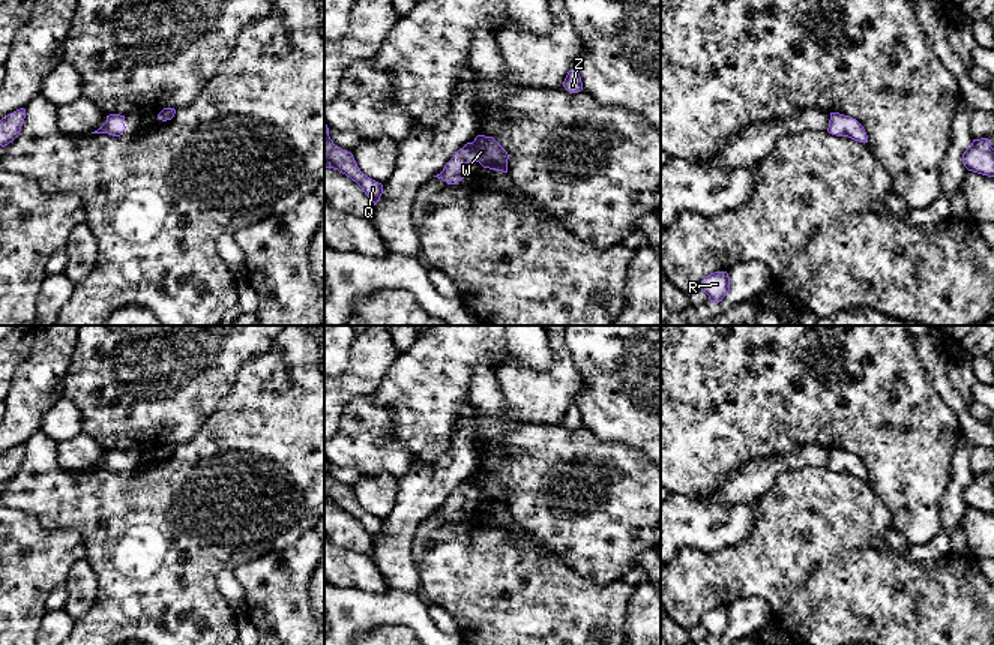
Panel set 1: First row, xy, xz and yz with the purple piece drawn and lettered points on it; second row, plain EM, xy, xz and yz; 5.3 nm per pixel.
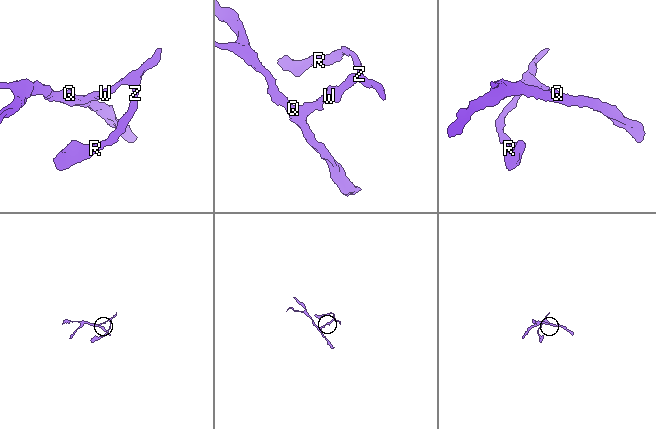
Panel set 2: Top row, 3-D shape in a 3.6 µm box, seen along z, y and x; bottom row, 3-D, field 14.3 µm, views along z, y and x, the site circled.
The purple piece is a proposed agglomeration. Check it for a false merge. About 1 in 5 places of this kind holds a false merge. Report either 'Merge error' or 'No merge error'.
No merge error

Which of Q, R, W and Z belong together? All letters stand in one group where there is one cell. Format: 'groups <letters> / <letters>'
groups Q R W Z

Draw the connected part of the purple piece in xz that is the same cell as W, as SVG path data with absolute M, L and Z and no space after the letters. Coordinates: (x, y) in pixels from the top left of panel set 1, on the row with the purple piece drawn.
M477 135L473 142L467 142L459 148L443 171L434 177L447 184L456 184L464 178L462 166L471 162L479 162L483 168L508 172L508 159L508 152L492 136Z

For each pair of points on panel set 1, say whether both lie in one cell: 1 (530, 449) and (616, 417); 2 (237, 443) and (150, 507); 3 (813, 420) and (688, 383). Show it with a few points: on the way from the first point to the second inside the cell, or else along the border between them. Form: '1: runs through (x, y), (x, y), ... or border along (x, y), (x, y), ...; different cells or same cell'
1: border along (583, 425), (599, 438), (617, 444); different cells
2: runs through (215, 449), (194, 476), (185, 476), (173, 488); same cell
3: runs through (781, 389), (719, 387); same cell

